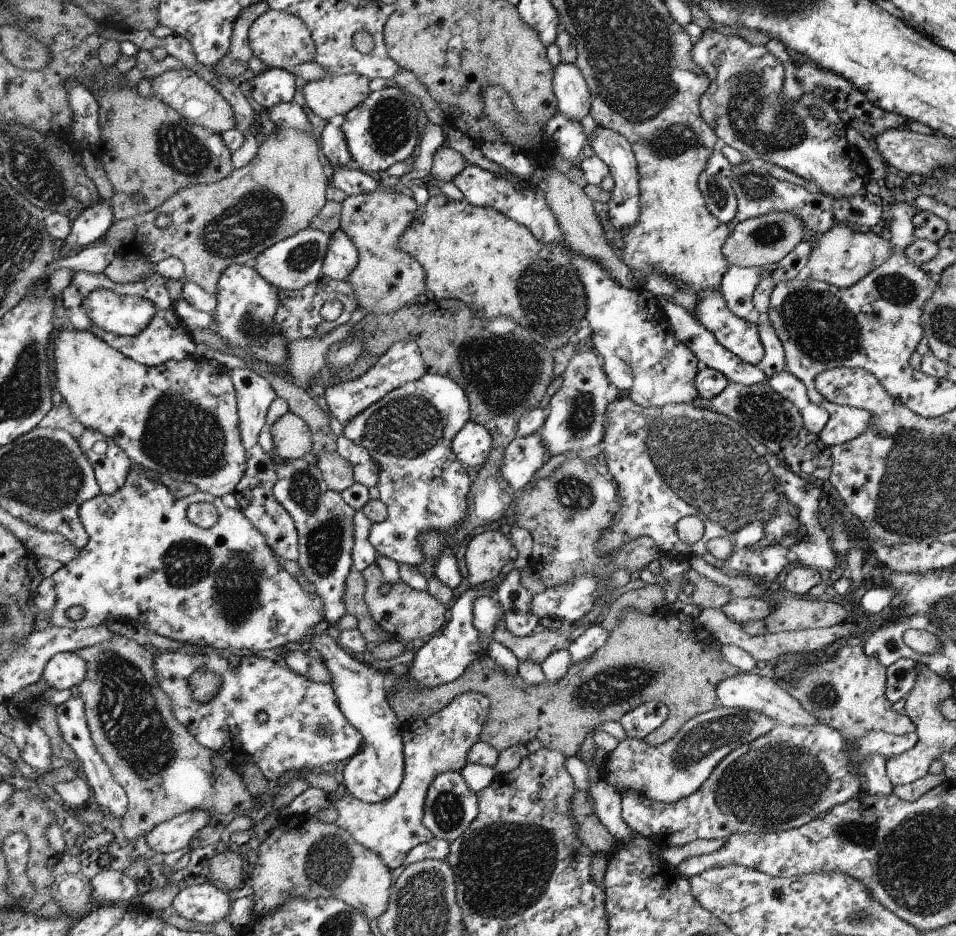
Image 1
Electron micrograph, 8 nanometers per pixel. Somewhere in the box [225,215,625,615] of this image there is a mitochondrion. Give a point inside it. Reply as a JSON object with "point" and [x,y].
{"point":[503,371]}

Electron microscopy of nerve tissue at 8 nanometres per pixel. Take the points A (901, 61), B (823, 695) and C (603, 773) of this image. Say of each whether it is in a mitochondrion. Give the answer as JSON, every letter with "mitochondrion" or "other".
{"A":"other","B":"mitochondrion","C":"other"}

